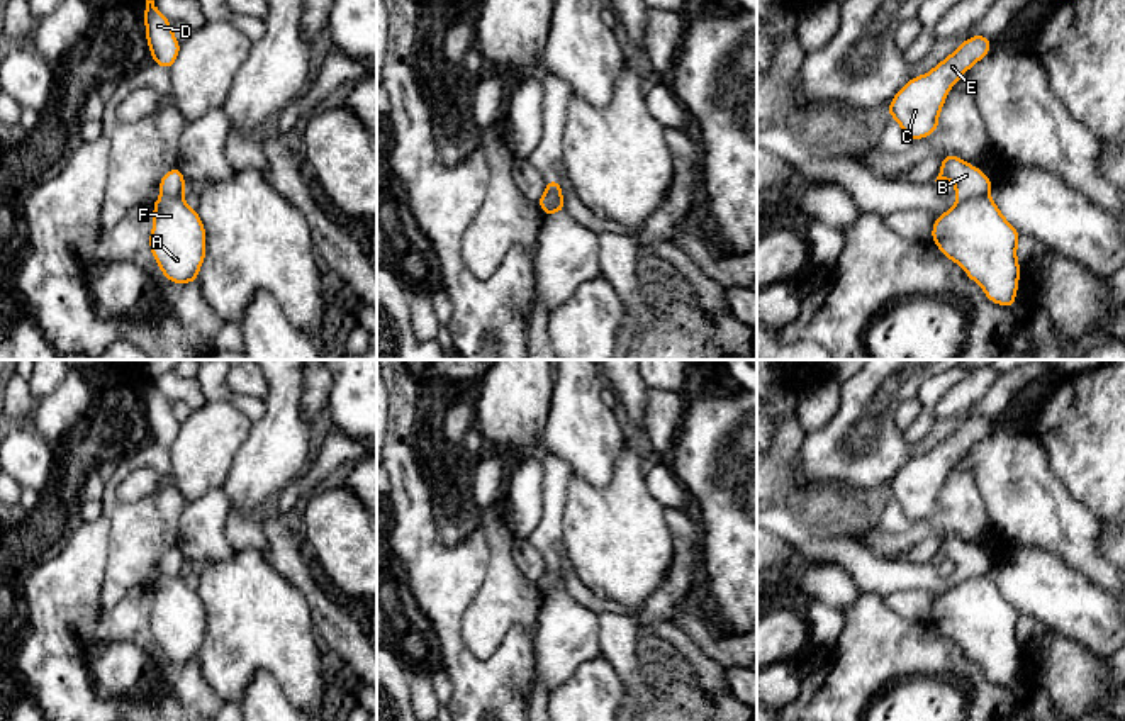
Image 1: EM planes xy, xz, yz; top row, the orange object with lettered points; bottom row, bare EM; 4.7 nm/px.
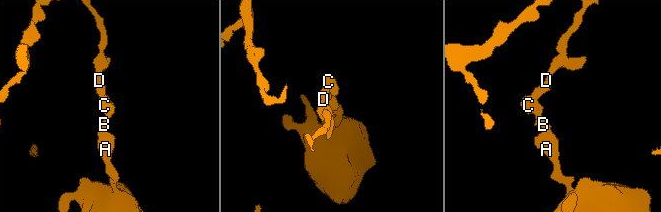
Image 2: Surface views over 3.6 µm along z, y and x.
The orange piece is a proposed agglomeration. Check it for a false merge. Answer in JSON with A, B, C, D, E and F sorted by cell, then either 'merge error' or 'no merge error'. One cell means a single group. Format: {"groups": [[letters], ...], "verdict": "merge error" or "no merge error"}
{"groups": [["A", "F"], ["B", "C", "D", "E"]], "verdict": "merge error"}

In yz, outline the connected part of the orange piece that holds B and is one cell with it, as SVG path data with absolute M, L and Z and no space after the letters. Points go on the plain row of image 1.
M947 534L942 539L940 553L935 562L940 563L942 560L952 560L955 563L957 568L954 575L959 580L988 575L993 567L988 555L954 534Z

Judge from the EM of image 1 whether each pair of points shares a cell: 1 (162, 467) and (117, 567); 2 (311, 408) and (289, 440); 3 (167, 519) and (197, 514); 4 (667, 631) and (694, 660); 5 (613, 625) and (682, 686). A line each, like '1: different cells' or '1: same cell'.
1: same cell
2: different cells
3: different cells
4: same cell
5: same cell

